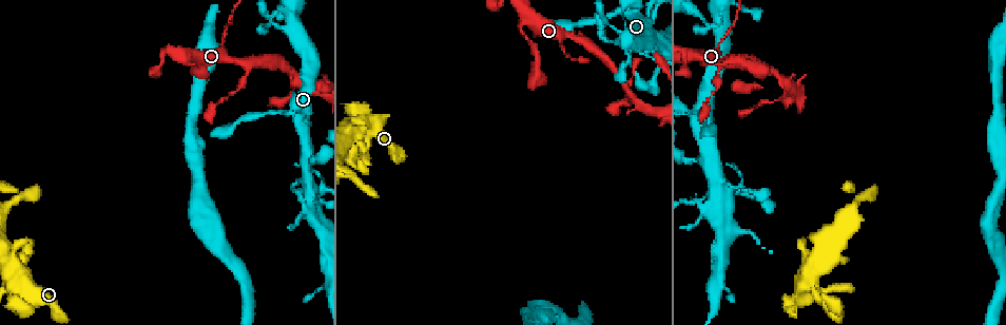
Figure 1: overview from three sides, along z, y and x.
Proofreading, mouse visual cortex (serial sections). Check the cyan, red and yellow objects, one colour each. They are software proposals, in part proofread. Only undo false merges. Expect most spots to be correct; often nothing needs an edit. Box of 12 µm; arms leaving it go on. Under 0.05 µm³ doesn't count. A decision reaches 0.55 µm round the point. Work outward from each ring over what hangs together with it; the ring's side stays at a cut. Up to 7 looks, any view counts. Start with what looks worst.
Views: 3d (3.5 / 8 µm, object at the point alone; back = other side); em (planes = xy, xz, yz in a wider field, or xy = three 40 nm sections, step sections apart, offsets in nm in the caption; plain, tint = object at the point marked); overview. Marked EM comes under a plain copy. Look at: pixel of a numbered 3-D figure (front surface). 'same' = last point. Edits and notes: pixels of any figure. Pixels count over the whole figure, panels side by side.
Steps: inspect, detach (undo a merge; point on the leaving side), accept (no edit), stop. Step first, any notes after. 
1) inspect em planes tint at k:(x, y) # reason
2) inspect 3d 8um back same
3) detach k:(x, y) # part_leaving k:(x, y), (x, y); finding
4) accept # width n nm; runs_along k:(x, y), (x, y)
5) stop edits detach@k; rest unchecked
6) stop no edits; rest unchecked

inspect 3d 3.5um at 1:(718, 191) # thin arm on a thick one

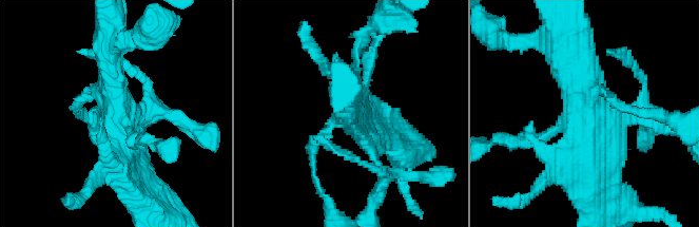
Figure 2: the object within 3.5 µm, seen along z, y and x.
inspect em xy step 2 tint at 2:(115, 118)

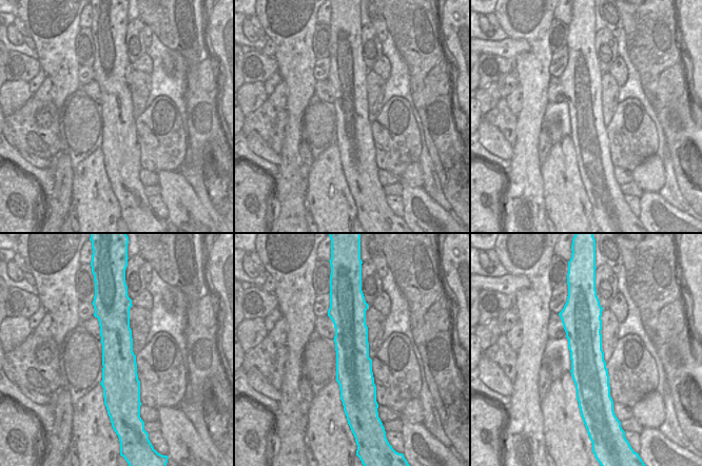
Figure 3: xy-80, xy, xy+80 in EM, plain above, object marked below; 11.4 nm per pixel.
accept # width 400 nm; runs_along 2:(109, 52), (116, 139), (132, 188); one cell here

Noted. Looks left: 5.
inspect em xy step 3 tint at 1:(719, 60) # branch point

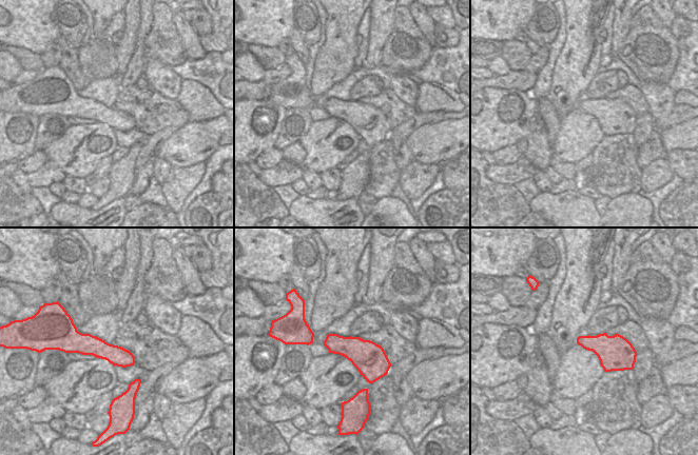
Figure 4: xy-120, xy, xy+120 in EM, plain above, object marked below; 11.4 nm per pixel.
inspect 3d 3.5um same

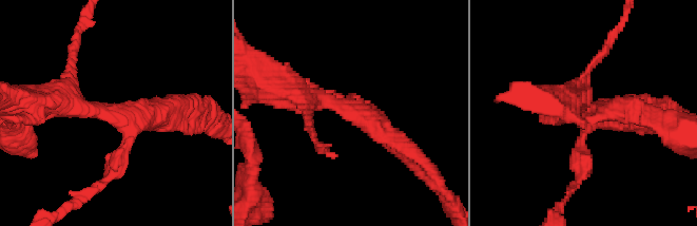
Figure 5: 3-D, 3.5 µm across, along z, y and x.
accept # width 380 nm; runs_along 5:(292, 94), (367, 115), (412, 155); one cell here

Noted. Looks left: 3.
inspect 3d 3.5um back at 1:(296, 75) # three arms meet

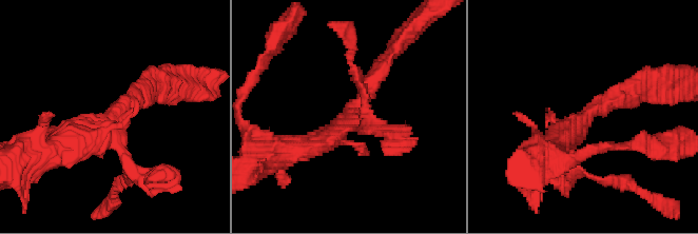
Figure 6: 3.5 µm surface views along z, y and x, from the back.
inspect em xy step 2 tint at 6:(583, 121)

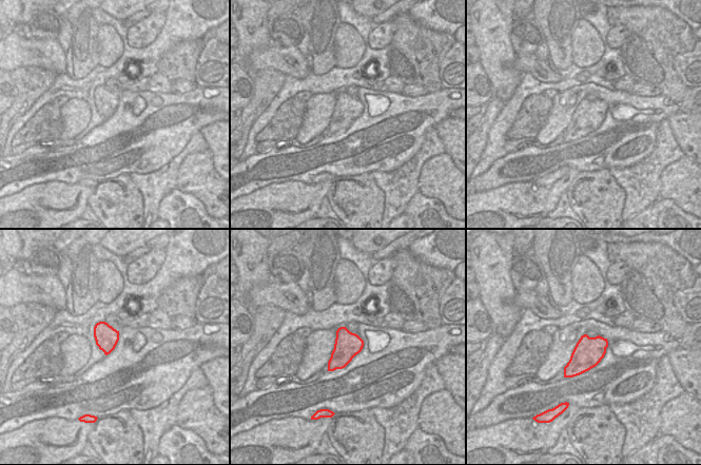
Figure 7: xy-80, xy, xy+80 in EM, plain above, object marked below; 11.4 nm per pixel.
inspect em xy step 5 tint same # another direction

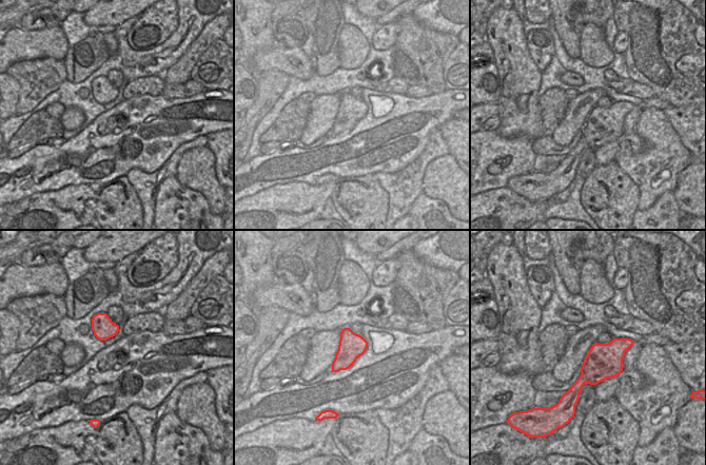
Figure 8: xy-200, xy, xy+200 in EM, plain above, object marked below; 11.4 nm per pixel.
accept # runs_along 6:(384, 65), (342, 128), (296, 149); all the same cell

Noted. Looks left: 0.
stop no edits; rest unchecked

